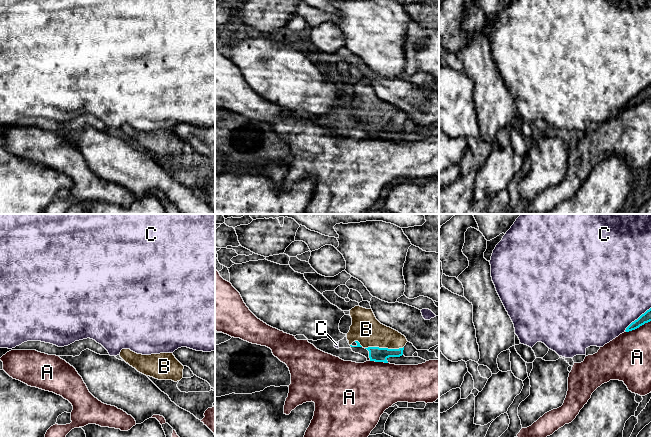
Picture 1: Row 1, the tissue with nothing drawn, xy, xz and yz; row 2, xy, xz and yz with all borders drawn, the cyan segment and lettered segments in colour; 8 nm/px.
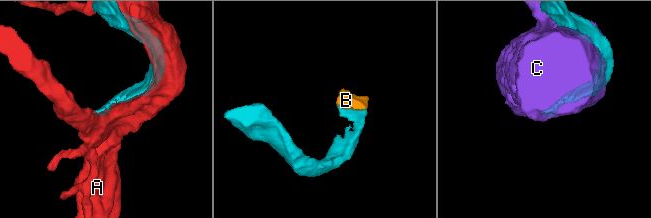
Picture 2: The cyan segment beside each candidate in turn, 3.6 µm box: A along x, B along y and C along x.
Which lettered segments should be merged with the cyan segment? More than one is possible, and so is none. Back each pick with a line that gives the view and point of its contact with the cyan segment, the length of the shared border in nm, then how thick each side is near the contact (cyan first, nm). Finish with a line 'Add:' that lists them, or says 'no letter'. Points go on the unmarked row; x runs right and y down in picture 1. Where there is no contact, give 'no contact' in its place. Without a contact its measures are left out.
B: contact xz (384, 124); length 320 nm; calibres 120 and 240 nm
Add: B

